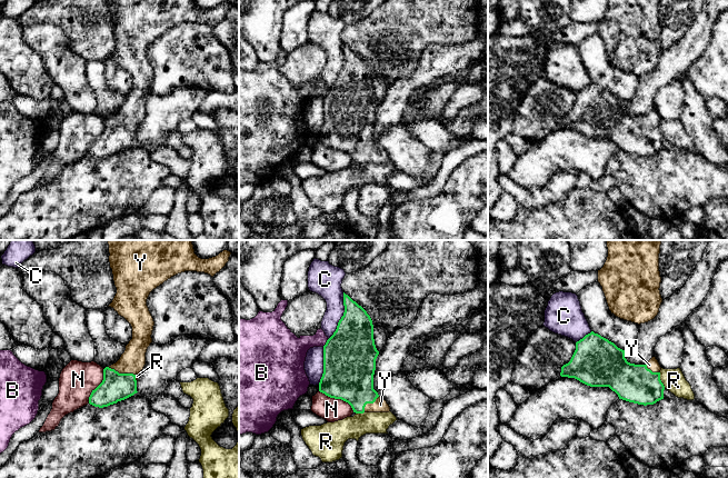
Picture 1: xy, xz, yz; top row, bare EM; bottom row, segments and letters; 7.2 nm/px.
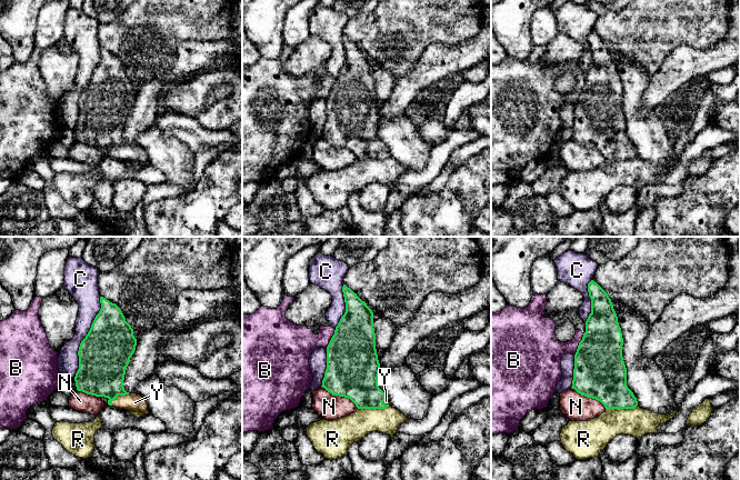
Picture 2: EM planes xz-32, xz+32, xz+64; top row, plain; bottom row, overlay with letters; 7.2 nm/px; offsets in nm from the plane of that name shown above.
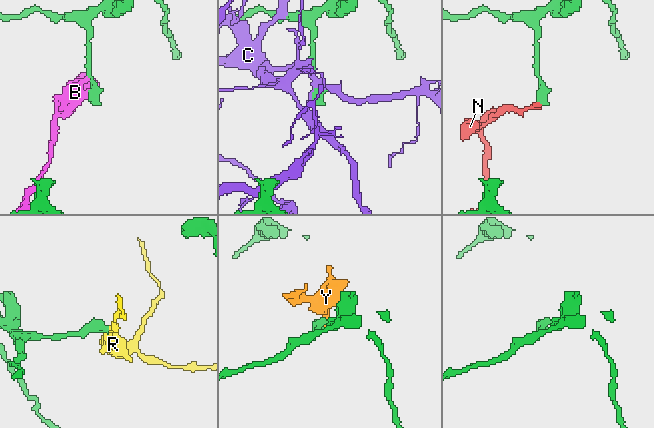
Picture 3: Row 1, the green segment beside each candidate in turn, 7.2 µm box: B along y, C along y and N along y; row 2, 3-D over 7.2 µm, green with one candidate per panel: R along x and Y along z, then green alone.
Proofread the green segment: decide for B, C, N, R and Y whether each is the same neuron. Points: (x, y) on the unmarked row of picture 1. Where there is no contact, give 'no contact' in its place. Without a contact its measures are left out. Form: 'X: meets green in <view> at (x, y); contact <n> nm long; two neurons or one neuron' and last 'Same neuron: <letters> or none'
B: meets green in xz at (326, 93); contact 70 nm long; two neurons
C: meets green in xz at (342, 67); contact 360 nm long; two neurons
N: meets green in xz at (338, 149); contact 300 nm long; two neurons
R: meets green in yz at (660, 131); contact 120 nm long; two neurons
Y: meets green in xy at (122, 125); contact 220 nm long; one neuron
Same neuron: Y

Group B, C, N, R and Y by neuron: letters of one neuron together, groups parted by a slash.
B / C / N / R / Y

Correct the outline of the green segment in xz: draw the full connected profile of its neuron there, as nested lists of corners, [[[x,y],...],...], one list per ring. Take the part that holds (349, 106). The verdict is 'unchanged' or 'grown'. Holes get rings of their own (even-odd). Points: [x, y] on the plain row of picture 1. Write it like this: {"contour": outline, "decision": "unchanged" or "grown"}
{"contour": [[[343,43],[345,63],[323,97],[323,125],[319,142],[348,153],[353,163],[389,163],[390,158],[373,140],[379,102],[367,62]]], "decision": "grown"}

